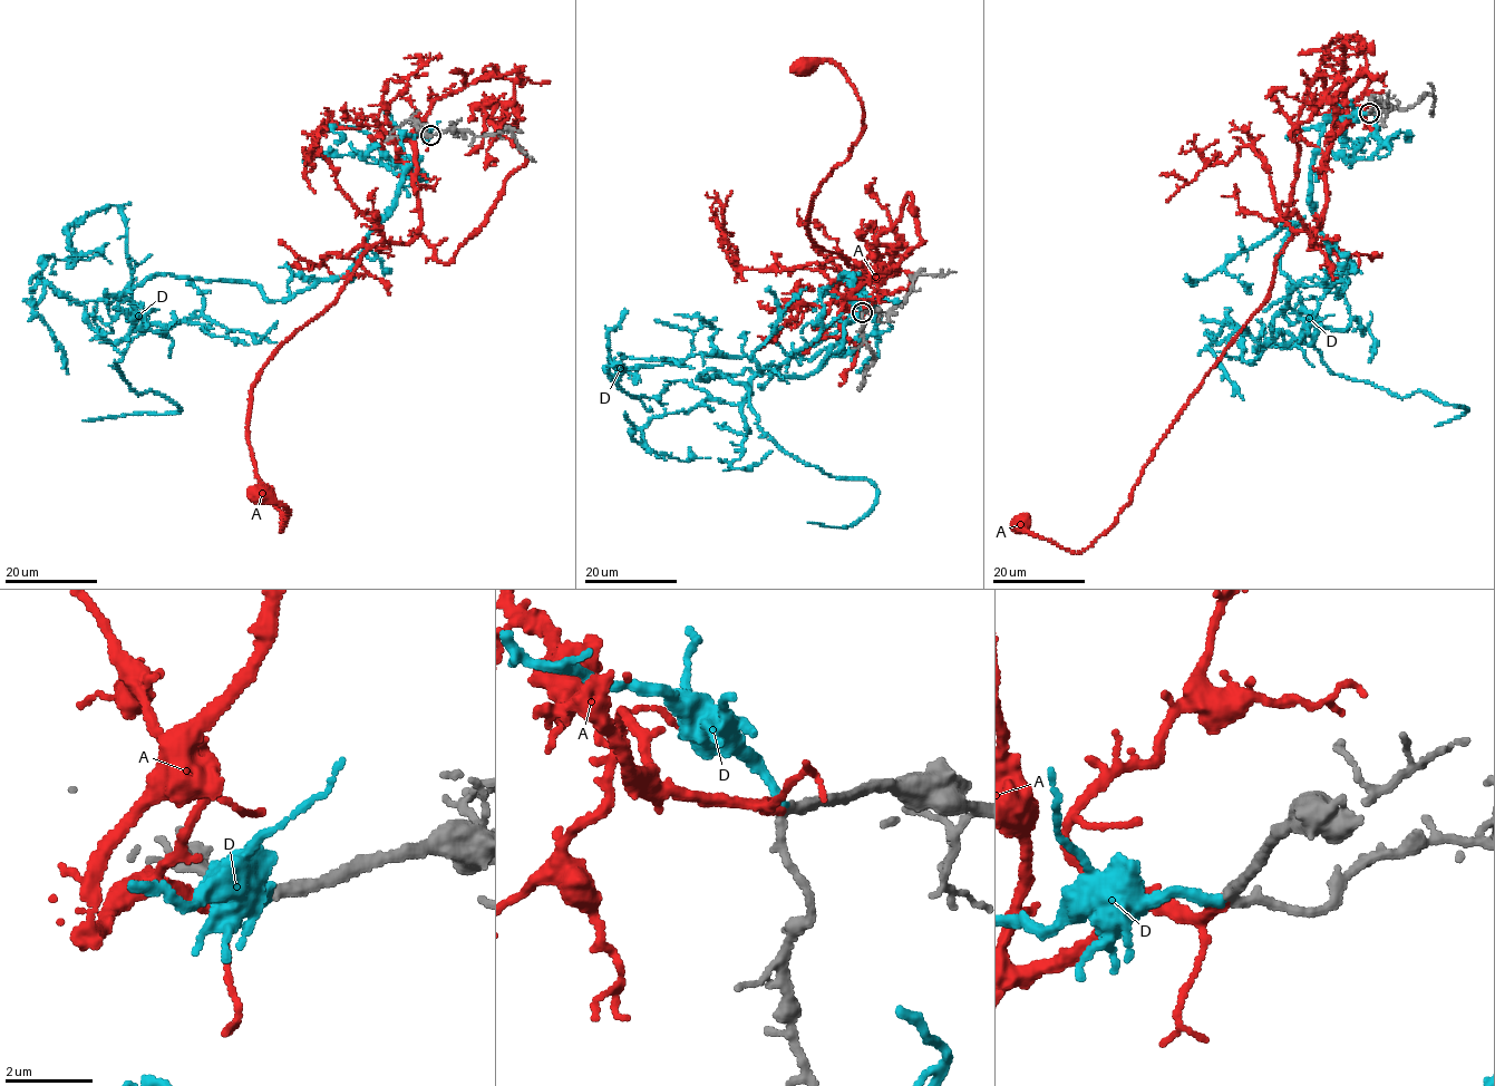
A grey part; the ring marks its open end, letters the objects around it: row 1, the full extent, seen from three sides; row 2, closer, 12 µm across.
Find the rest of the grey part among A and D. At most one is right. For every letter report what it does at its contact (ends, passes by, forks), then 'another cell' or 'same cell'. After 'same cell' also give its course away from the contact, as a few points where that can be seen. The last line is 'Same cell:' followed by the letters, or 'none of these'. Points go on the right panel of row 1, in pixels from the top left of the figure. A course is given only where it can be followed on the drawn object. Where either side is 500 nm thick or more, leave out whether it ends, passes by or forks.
A: it ends there; same cell; it runs (1369, 113), (1333, 139), (1318, 228), (1292, 233), (1264, 302), (1105, 533), (1076, 553), (1017, 523)
D: it ends there; another cell
Same cell: A

